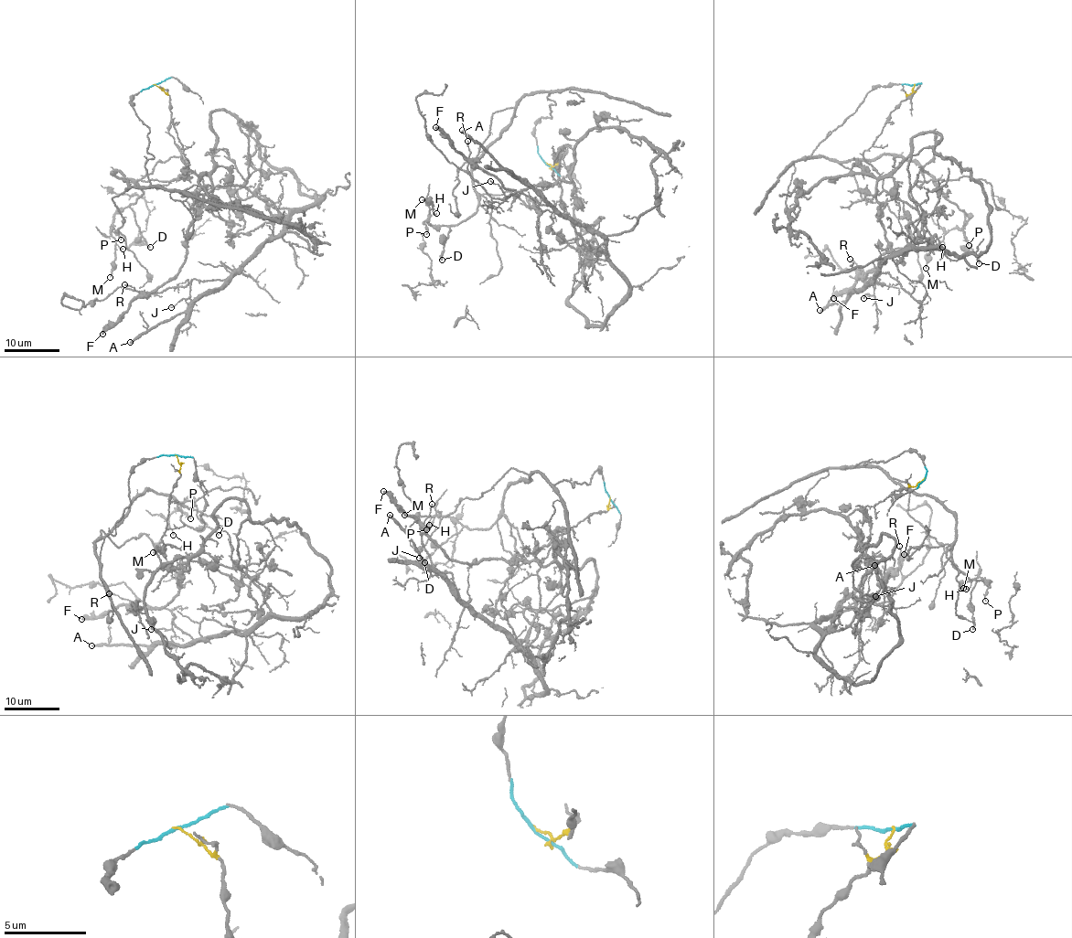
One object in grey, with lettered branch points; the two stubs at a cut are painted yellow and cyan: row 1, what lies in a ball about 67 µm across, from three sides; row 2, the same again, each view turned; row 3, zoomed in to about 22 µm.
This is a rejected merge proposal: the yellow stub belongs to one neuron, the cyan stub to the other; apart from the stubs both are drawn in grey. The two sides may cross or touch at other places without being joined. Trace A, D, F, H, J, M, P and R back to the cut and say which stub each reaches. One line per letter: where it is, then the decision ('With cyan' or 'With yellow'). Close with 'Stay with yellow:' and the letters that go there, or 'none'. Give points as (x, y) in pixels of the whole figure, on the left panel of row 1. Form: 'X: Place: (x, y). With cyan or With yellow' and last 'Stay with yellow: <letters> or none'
A: Place: (130, 342). With yellow
D: Place: (150, 247). With cyan
F: Place: (102, 334). With yellow
H: Place: (123, 249). With cyan
J: Place: (171, 307). With yellow
M: Place: (110, 277). With cyan
P: Place: (121, 239). With cyan
R: Place: (124, 284). With yellow
Stay with yellow: A, F, J, R

